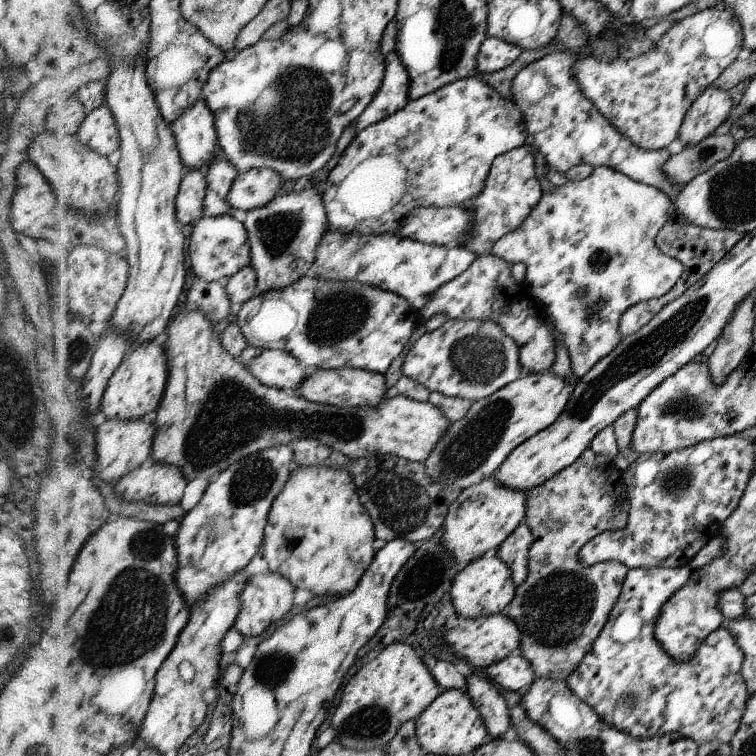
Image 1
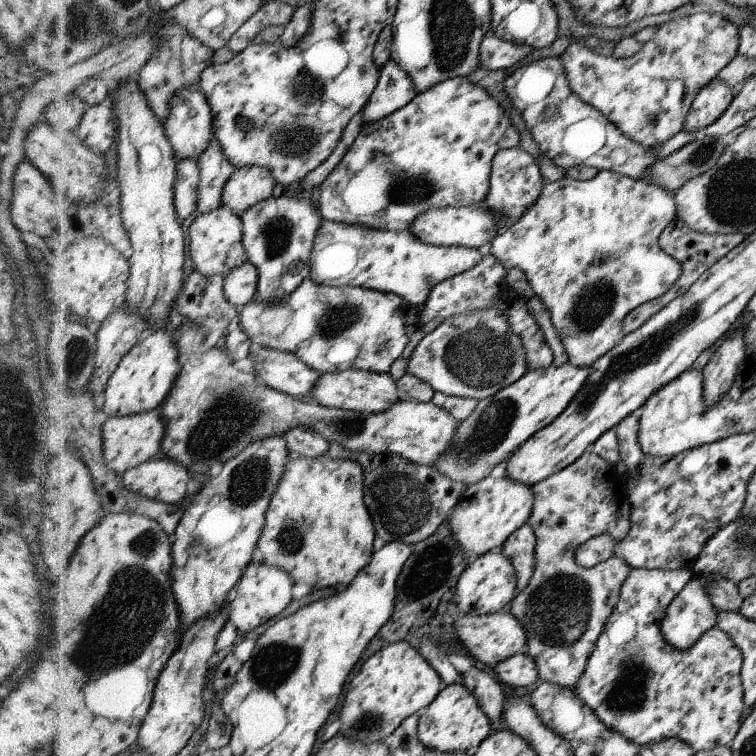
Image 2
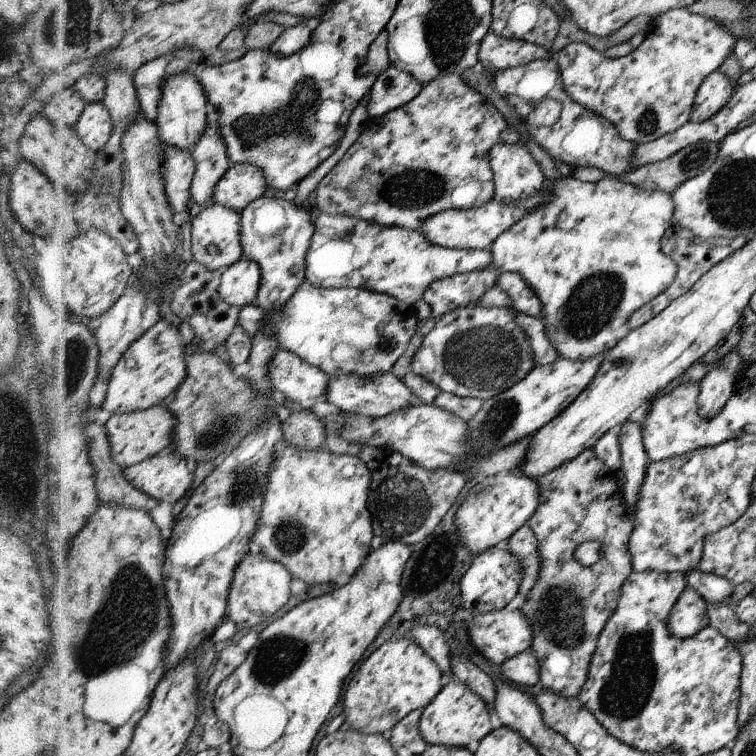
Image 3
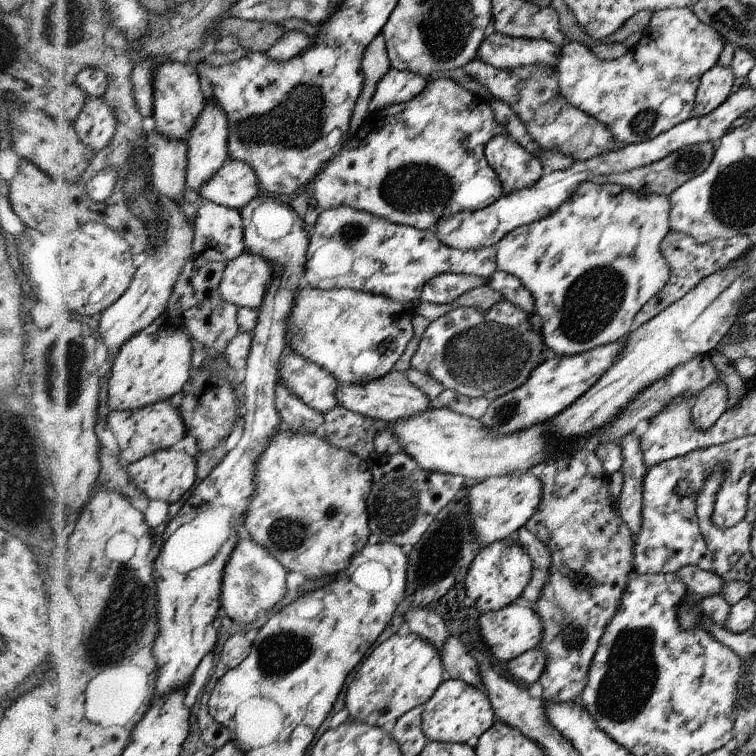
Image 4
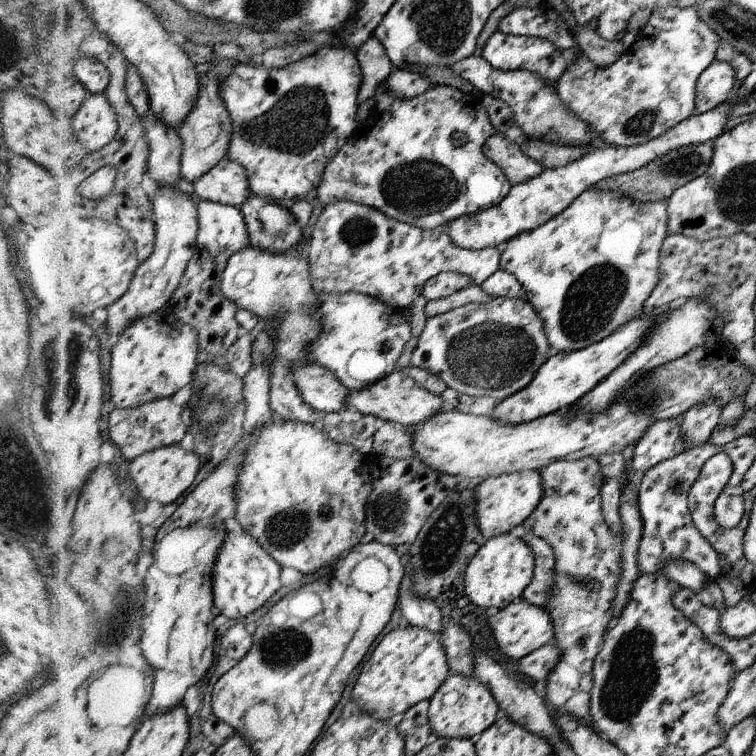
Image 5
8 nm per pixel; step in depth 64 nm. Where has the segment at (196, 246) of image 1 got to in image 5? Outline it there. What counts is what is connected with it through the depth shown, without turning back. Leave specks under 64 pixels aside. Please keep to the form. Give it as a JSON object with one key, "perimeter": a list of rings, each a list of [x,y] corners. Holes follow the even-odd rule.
{"perimeter":[[[202,200],[199,204],[199,248],[208,249],[214,256],[226,254],[232,258],[251,244],[247,218],[241,207]]]}

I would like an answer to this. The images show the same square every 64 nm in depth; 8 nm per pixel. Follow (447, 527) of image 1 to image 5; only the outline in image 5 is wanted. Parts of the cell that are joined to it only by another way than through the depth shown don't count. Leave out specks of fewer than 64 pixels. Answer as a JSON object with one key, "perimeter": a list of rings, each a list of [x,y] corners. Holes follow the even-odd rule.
{"perimeter":[[[527,470],[519,473],[486,477],[475,488],[476,522],[486,540],[500,537],[504,533],[518,532],[523,522],[531,516],[543,500],[543,477],[539,471]]]}

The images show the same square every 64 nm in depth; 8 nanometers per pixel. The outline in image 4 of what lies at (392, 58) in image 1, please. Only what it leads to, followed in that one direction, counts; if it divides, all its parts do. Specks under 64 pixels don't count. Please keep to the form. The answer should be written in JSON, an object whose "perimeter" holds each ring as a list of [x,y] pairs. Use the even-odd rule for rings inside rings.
{"perimeter":[[[390,70],[376,83],[369,112],[378,112],[389,105],[397,105],[418,97],[427,86],[428,79],[412,71]]]}

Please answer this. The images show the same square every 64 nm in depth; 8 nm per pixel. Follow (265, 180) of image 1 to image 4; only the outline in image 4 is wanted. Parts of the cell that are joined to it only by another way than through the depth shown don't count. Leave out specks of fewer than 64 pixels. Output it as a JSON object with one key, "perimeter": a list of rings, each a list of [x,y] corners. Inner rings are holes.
{"perimeter":[[[227,160],[224,168],[203,189],[202,196],[215,203],[244,210],[264,194],[259,172],[252,163]]]}

